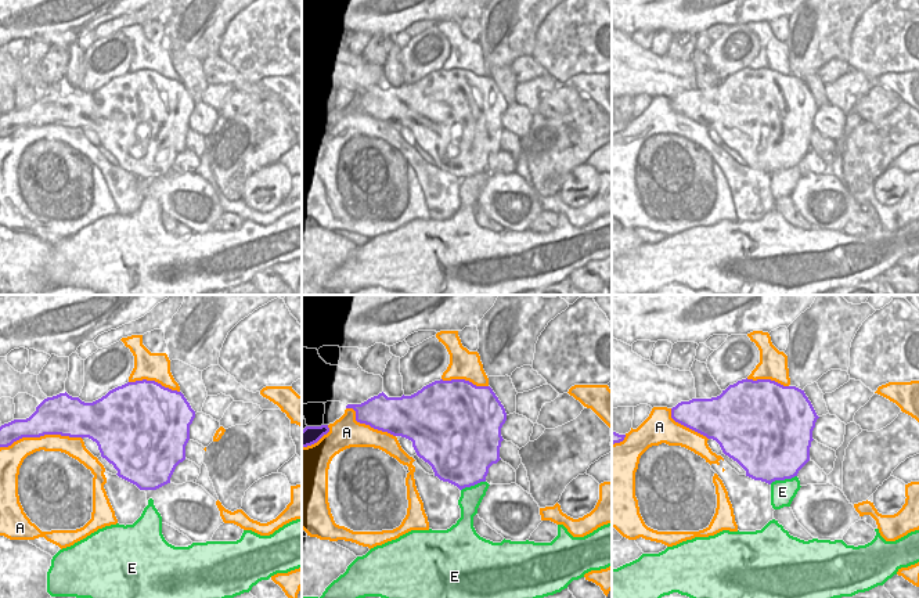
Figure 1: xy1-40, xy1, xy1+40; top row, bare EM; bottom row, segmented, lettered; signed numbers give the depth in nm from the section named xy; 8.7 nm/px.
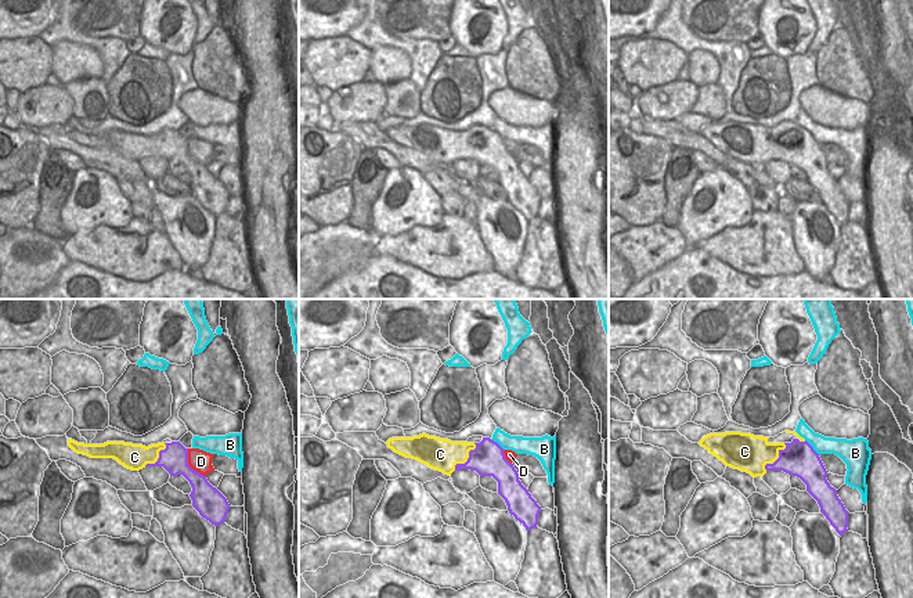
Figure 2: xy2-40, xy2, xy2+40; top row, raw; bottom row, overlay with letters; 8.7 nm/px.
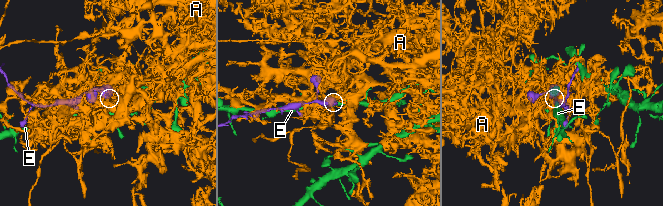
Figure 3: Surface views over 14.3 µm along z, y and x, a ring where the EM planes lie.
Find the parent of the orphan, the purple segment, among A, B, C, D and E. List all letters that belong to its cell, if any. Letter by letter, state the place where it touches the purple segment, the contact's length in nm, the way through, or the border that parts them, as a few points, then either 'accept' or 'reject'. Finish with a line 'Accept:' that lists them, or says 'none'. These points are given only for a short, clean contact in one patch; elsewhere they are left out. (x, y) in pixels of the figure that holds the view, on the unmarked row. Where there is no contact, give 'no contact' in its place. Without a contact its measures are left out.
A: meets purple in xy1-40 at (40, 125); contact 700 nm long; reject
B: meets purple in xy2+40 at (812, 137); contact 180 nm long; reject
C: meets purple in xy2 at (468, 148); contact 300 nm long; accept
D: meets purple in xy2-40 at (188, 155); contact 300 nm long; border along xy2-40 (187, 139), (187, 152), (205, 166); reject
E: meets purple in xy1+40 at (782, 169); contact 260 nm long; border along xy1+40 (796, 165), (788, 169), (775, 169), (770, 173); reject
Accept: C

